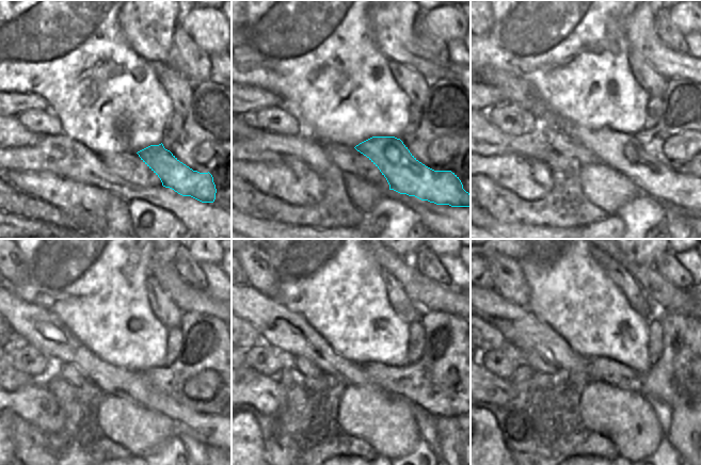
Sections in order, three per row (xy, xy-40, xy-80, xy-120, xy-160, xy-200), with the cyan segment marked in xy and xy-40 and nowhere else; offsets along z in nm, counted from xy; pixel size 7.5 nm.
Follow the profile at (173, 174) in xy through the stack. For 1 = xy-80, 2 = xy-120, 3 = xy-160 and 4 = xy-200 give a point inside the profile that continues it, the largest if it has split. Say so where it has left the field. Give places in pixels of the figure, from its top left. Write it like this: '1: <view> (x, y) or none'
1: xy-80 (621, 151)
2: xy-120 (32, 324)
3: xy-160 (277, 325)
4: xy-200 (519, 326)

